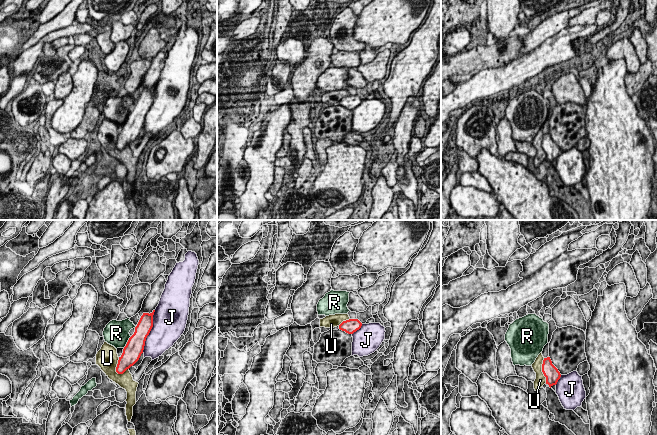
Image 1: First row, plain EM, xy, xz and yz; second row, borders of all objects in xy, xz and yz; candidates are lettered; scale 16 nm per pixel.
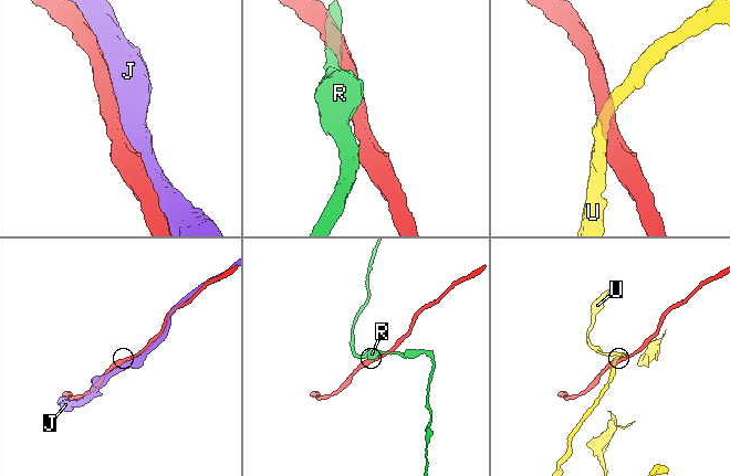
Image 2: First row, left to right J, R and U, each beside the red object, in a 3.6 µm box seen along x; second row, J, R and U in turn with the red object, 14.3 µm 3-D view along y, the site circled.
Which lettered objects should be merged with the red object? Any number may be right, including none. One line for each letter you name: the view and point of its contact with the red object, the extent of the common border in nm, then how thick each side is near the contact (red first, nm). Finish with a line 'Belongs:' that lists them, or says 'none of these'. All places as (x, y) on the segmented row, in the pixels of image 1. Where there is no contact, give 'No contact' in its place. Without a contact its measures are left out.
J: Touches red at xy (150, 330). Shared border 700 nm. Thickness 240 nm (red) against 460 nm
Belongs: J

